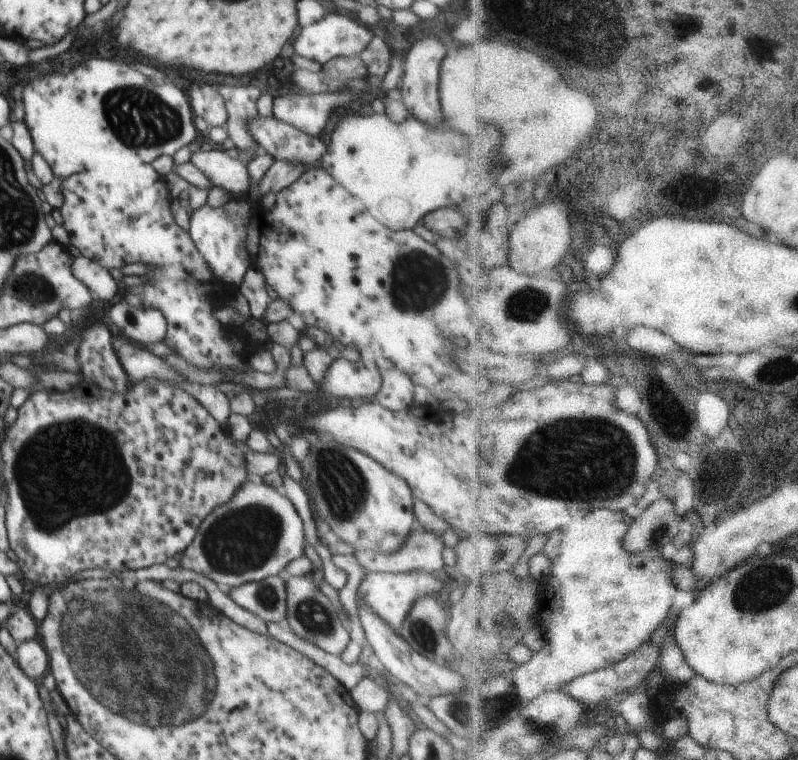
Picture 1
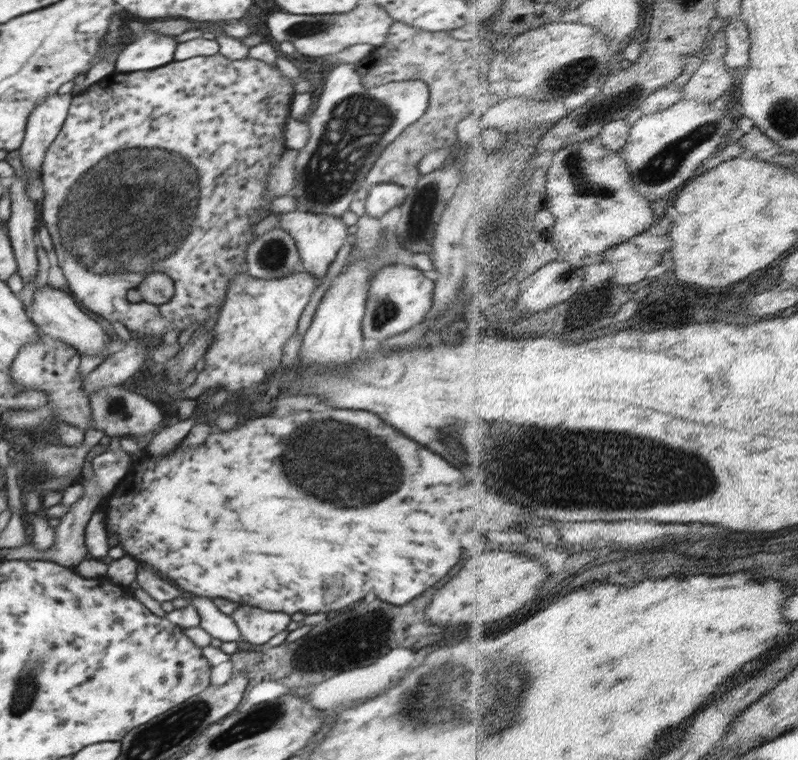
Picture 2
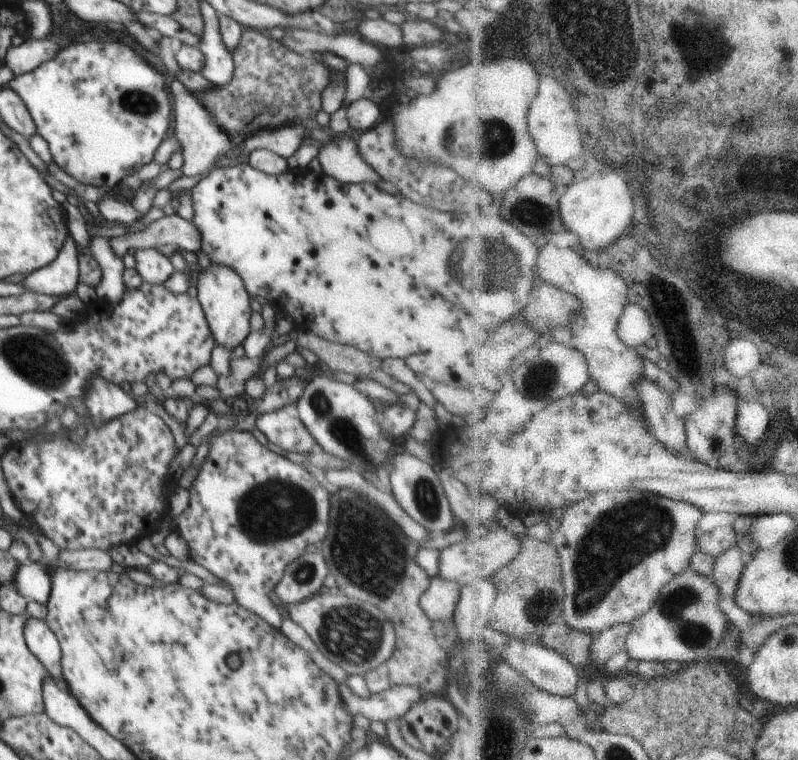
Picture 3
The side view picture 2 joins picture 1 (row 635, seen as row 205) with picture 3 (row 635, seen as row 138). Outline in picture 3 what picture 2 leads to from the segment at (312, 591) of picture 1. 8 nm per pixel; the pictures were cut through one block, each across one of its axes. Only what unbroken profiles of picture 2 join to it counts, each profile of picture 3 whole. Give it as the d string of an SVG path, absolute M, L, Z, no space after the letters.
M341 592L318 593L303 602L284 603L283 607L289 618L308 633L314 644L322 650L322 654L328 656L328 660L338 662L348 675L352 672L364 674L381 666L396 650L397 631L394 630L394 624L388 622L386 616L382 616L382 612L378 612L374 606L362 600L348 598Z

